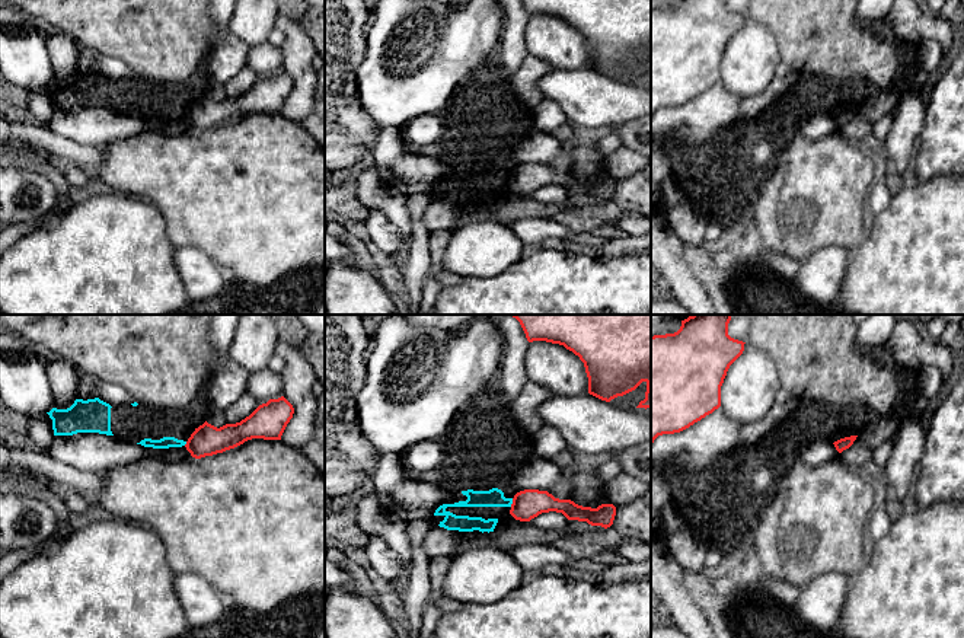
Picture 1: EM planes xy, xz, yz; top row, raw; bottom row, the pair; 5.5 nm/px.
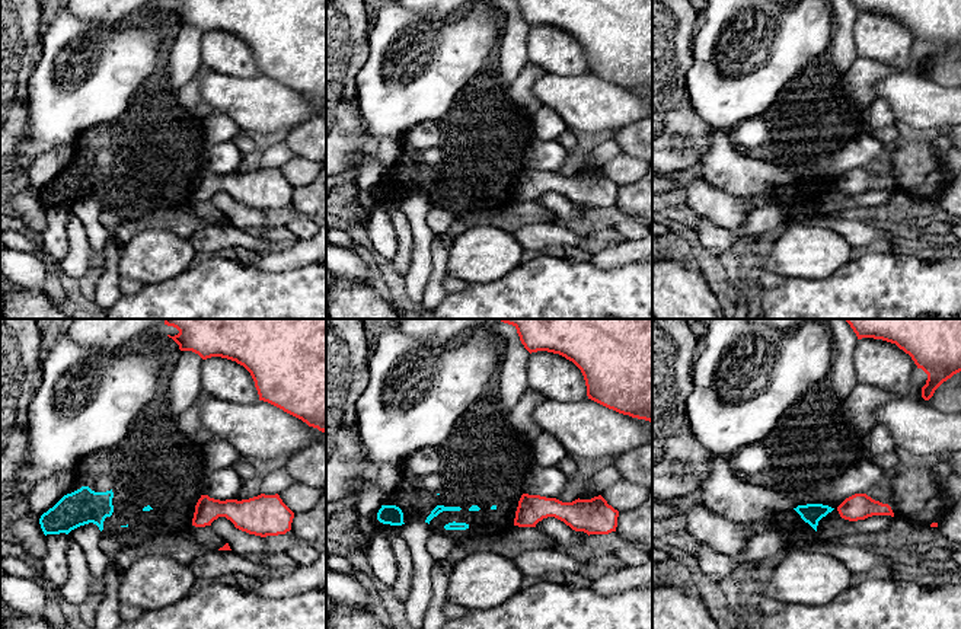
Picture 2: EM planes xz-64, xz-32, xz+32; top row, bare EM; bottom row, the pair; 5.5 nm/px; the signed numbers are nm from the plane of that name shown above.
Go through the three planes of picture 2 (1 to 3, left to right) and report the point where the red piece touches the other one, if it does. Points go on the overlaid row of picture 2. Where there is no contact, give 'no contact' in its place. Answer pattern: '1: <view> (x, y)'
1: no contact
2: no contact
3: no contact

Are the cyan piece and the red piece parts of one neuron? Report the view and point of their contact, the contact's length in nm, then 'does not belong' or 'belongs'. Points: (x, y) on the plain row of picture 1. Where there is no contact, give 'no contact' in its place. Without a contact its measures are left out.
meets cyan in xz at (511, 176); contact 50 nm long; does not belong

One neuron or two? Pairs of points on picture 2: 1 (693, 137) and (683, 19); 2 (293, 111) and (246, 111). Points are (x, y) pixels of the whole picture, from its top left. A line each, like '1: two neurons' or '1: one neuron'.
1: one neuron
2: one neuron

